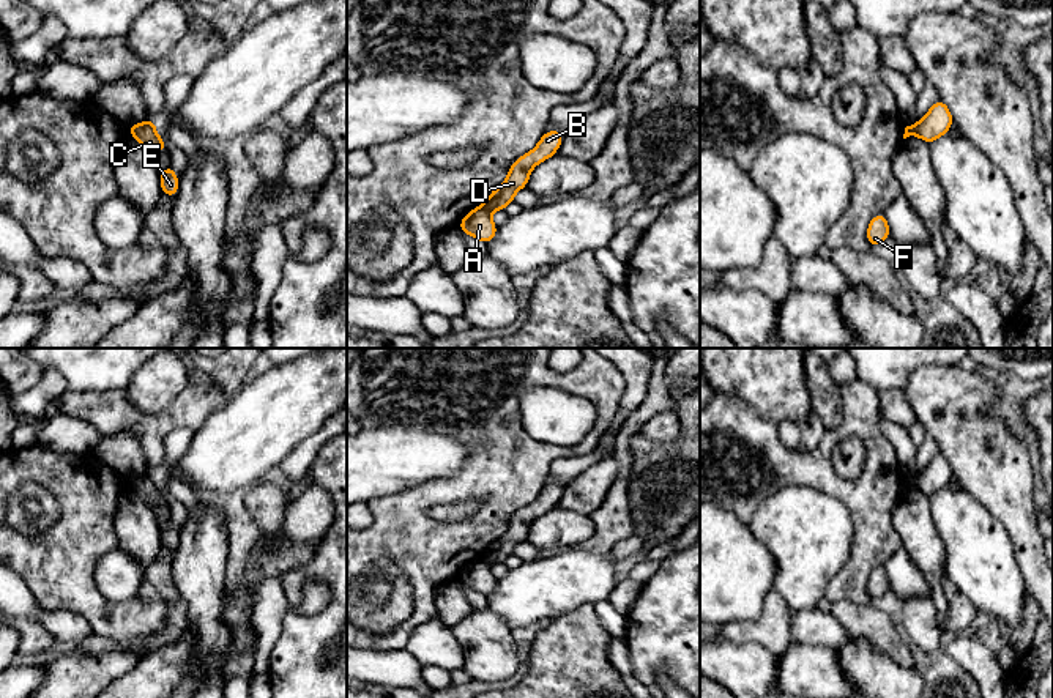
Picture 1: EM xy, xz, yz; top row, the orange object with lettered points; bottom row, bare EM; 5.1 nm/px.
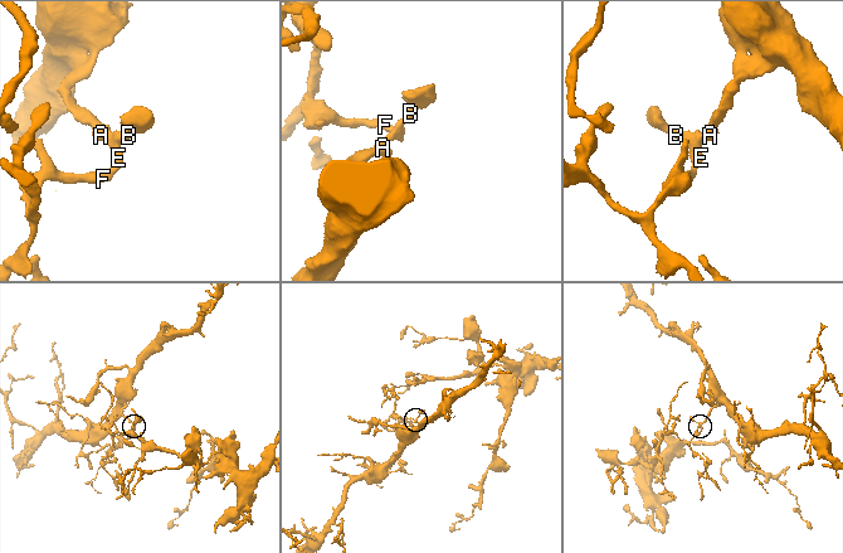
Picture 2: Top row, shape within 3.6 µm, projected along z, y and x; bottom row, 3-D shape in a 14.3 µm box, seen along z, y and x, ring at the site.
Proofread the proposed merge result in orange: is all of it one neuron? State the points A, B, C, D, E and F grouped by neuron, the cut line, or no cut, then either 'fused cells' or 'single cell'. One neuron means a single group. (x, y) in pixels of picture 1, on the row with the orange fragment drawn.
A / B C D E F | xz (484, 204), (489, 211) | fused cells

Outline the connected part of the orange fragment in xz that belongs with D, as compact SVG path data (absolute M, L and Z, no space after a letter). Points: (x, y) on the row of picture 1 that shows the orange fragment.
M547 131L538 147L520 156L511 167L506 181L498 186L486 200L489 211L504 210L514 200L514 194L528 186L528 176L534 165L556 154L556 150L564 137L561 131Z

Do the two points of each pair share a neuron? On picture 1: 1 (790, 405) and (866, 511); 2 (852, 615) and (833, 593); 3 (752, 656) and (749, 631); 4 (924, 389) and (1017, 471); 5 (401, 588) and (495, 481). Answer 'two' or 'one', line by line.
1: two
2: two
3: two
4: one
5: two

